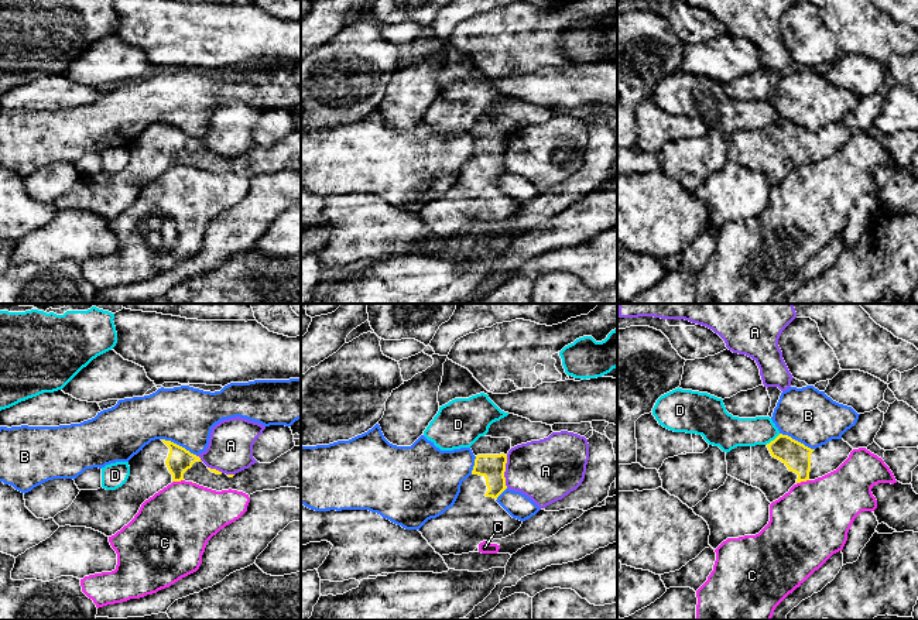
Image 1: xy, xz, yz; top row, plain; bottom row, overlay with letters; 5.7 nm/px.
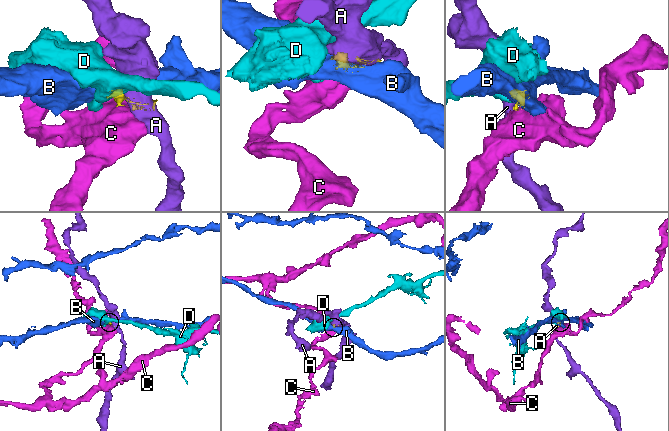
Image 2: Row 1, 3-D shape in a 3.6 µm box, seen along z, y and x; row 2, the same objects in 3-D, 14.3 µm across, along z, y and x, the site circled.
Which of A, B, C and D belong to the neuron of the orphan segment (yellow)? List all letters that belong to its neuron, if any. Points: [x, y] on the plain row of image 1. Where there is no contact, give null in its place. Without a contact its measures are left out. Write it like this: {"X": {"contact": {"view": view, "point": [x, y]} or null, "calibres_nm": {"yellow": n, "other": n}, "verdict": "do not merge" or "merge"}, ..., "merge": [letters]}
{"A": {"contact": {"view": "xz", "point": [504, 154]}, "calibres_nm": {"yellow": 140, "other": 360}, "verdict": "do not merge"}, "B": {"contact": {"view": "xy", "point": [178, 129]}, "calibres_nm": {"yellow": 140, "other": 340}, "verdict": "do not merge"}, "C": {"contact": {"view": "yz", "point": [802, 164]}, "calibres_nm": {"yellow": 160, "other": 440}, "verdict": "do not merge"}, "D": {"contact": {"view": "yz", "point": [774, 123]}, "calibres_nm": {"yellow": 160, "other": 180}, "verdict": "do not merge"}, "merge": []}

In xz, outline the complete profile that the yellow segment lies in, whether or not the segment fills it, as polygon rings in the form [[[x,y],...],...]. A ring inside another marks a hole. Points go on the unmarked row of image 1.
[[[508,97],[490,109],[489,116],[470,130],[476,140],[475,150],[472,158],[462,165],[455,188],[439,201],[428,203],[419,212],[419,216],[436,237],[442,240],[475,236],[480,226],[506,222],[521,210],[523,205],[513,202],[496,185],[507,172],[504,161],[507,137],[517,129],[548,121],[552,116],[551,109],[531,106],[514,97]]]

